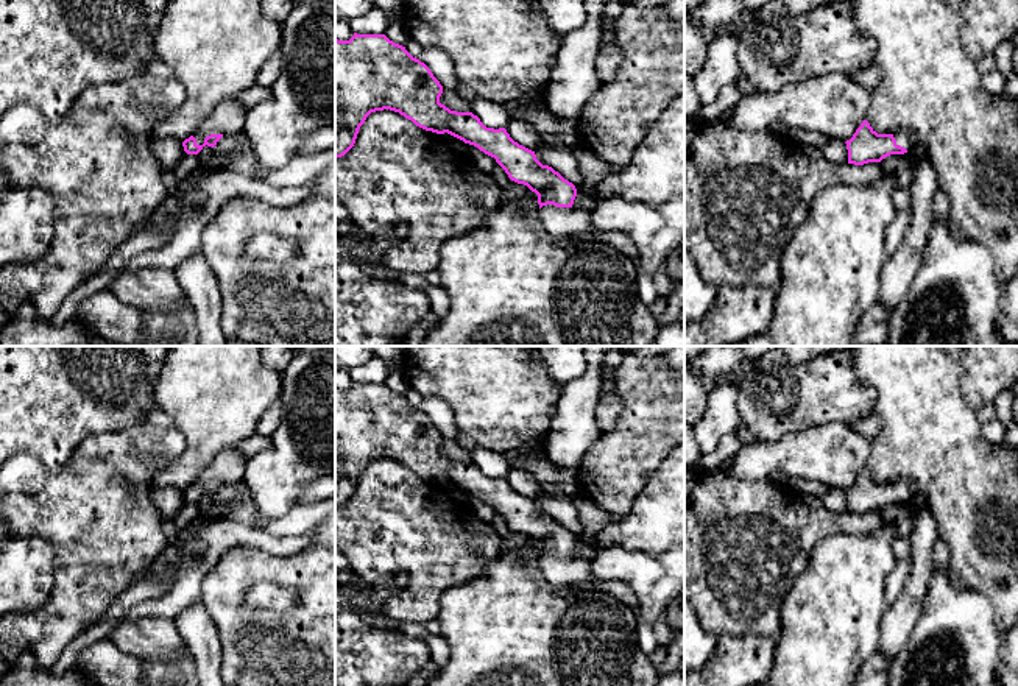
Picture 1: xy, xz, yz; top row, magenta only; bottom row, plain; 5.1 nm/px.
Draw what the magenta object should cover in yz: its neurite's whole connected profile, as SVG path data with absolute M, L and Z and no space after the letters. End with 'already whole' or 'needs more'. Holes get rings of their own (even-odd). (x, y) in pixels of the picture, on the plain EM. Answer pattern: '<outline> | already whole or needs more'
M867 469L861 472L853 486L845 493L848 513L854 514L881 511L890 504L904 504L915 496L914 486L909 482L878 483Z | needs more

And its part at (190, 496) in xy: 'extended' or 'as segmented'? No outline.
extended

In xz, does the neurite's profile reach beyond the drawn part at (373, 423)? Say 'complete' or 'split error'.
split error

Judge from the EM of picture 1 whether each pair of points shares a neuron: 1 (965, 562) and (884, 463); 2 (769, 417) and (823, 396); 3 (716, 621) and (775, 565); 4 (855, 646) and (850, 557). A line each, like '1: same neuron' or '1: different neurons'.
1: same neuron
2: same neuron
3: same neuron
4: same neuron

